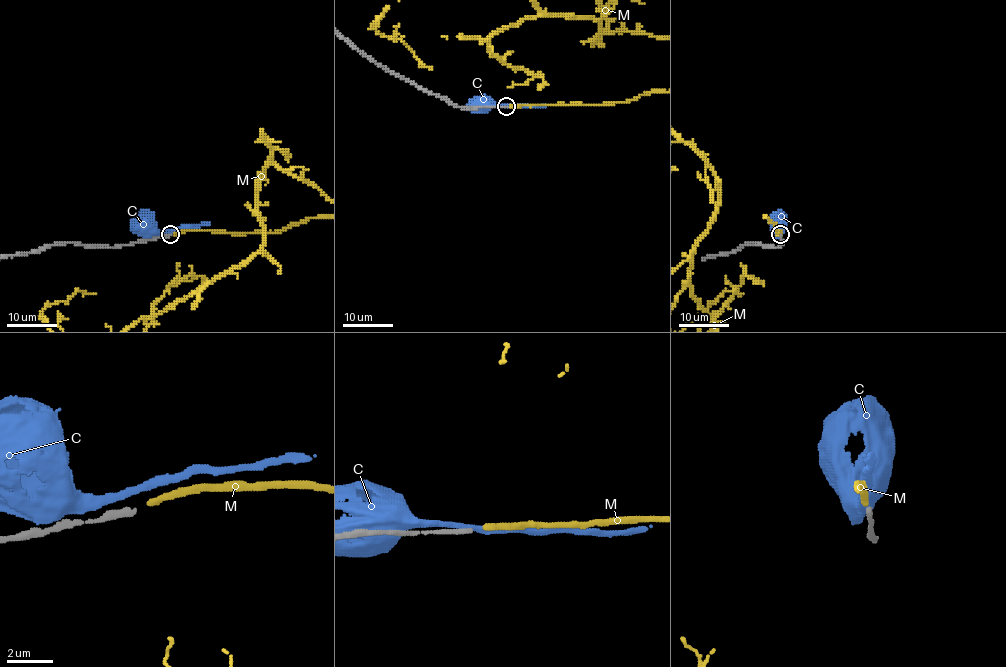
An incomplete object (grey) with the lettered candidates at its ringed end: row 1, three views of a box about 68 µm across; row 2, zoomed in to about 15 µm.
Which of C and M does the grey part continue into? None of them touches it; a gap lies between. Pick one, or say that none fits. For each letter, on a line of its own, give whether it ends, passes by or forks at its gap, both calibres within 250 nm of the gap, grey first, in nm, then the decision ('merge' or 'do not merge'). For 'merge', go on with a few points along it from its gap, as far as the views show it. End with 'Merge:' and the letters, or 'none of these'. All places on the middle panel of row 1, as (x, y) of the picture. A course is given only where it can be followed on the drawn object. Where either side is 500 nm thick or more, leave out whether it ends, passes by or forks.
C: it passes by; calibres 240 and 280 nm; do not merge
M: it ends; calibres 240 and 240 nm; merge
Merge: M

